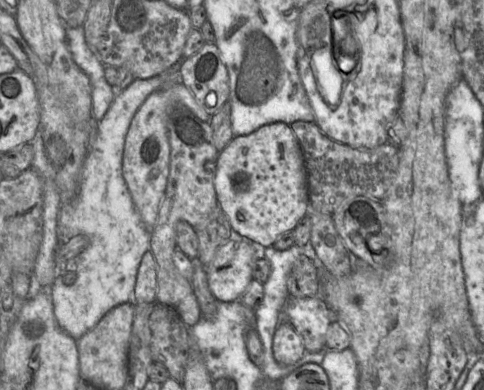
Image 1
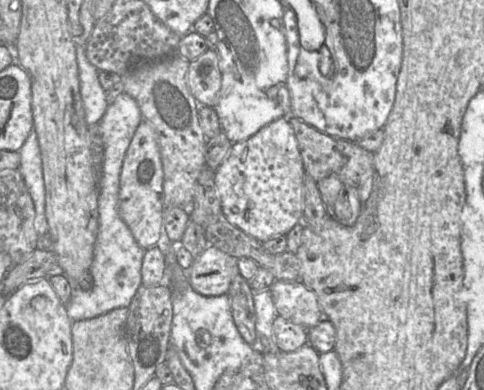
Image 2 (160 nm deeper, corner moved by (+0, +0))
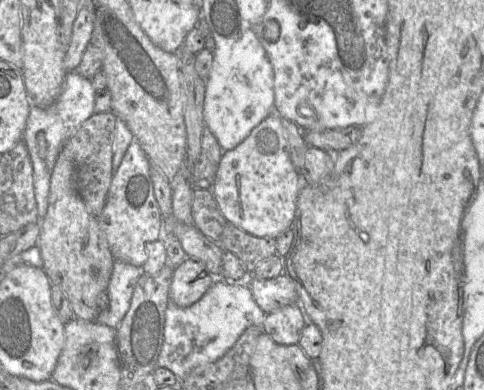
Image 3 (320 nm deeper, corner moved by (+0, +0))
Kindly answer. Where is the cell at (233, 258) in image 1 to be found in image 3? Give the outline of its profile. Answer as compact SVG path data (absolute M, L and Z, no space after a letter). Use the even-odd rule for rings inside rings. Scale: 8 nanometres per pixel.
M186 257L174 268L169 299L179 307L189 307L203 297L215 280L202 262Z

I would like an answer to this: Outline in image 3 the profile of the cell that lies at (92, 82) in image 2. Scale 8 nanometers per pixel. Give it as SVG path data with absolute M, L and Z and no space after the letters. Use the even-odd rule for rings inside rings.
M73 70L67 72L61 91L53 104L48 107L30 107L23 142L33 165L33 186L39 221L47 213L51 173L62 145L94 114L95 93L91 80L81 76L77 70Z

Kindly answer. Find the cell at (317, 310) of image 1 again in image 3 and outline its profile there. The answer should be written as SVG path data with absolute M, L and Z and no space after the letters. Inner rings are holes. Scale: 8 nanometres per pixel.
M286 273L267 280L248 276L244 282L248 284L256 303L266 314L299 303L295 283Z

